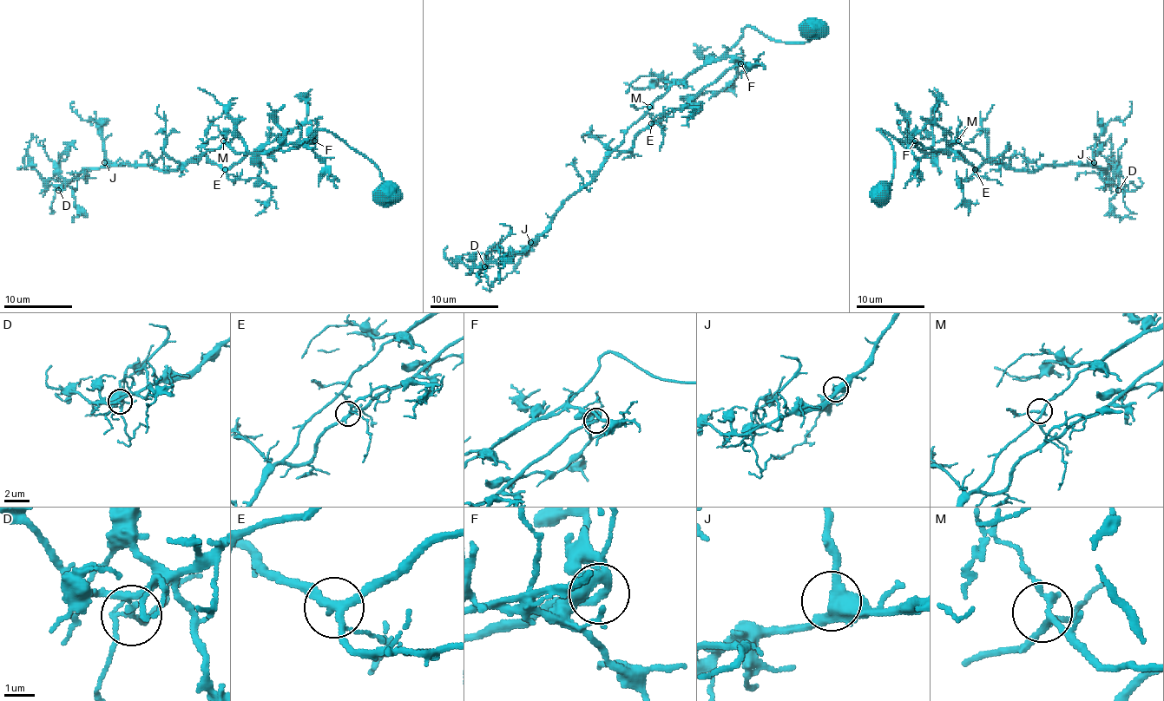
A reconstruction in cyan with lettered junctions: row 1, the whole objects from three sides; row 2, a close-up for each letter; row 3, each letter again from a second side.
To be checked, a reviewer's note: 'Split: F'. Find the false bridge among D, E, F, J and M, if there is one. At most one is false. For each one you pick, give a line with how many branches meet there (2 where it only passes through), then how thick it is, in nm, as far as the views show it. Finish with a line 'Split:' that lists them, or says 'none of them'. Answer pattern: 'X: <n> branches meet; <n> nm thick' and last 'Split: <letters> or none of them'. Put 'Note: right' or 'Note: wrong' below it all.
Split: none of them
Note: wrong

